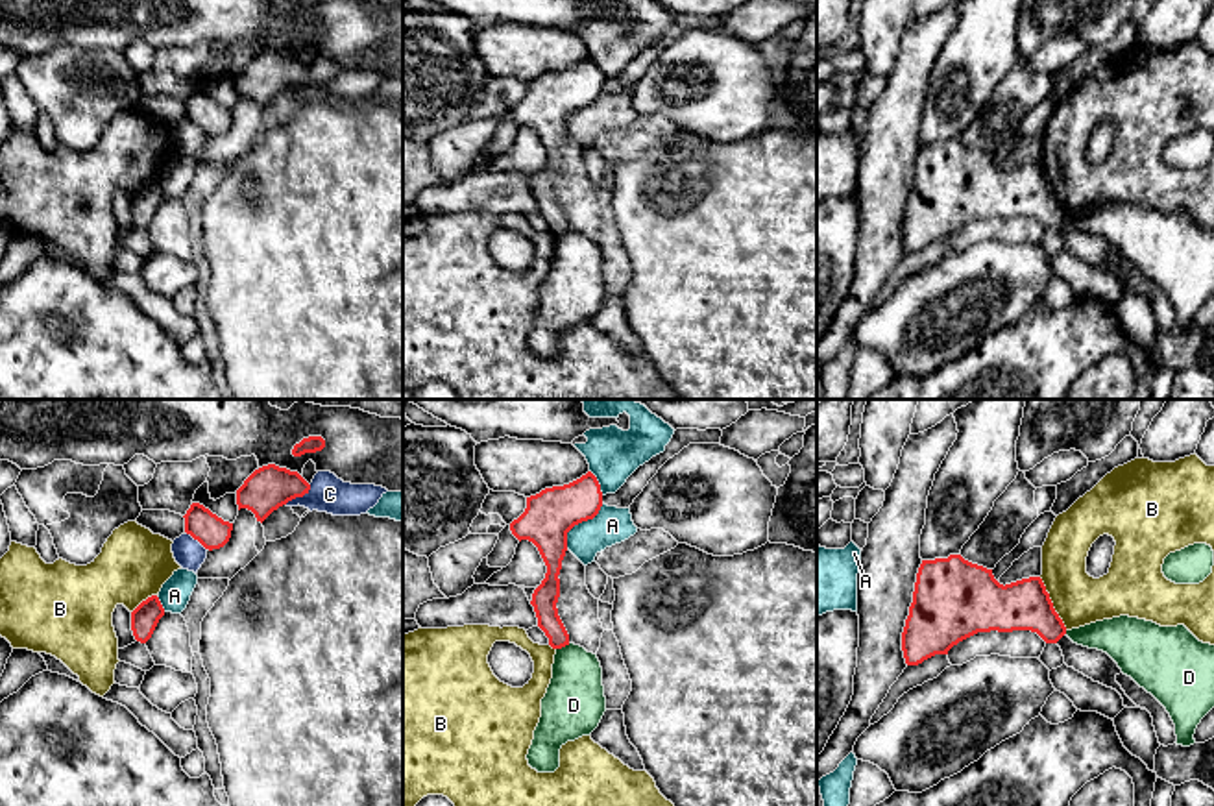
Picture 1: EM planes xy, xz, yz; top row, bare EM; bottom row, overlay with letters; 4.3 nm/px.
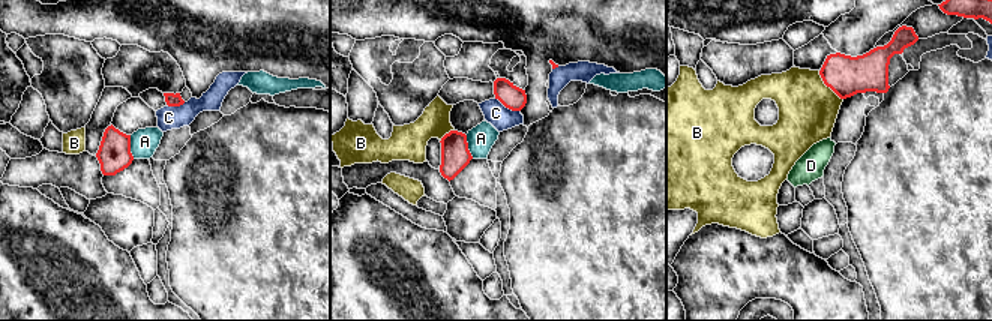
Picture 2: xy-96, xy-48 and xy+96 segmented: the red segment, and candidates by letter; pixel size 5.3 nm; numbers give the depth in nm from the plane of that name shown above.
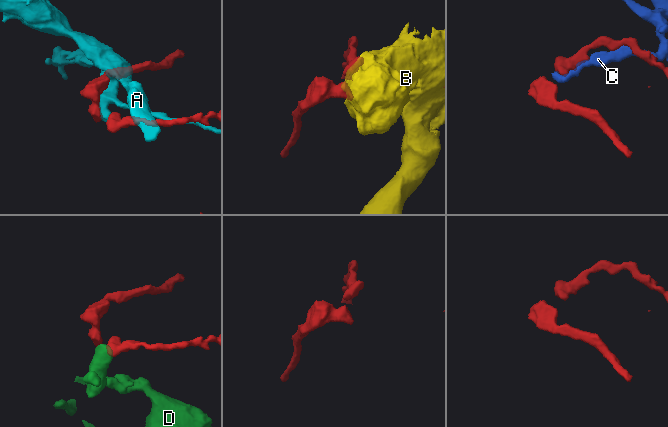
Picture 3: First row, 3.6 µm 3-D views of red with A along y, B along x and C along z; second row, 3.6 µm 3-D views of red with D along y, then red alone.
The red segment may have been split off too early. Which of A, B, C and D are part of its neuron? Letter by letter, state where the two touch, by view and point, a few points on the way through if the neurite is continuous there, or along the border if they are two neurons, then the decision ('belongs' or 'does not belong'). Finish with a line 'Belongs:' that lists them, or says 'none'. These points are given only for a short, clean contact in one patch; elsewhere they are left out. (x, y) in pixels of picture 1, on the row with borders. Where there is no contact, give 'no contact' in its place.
A: meets red in xz at (579, 522); does not belong
B: meets red in yz at (1052, 603); does not belong
C: meets red in xy at (298, 496); does not belong
D: meets red in xz at (562, 646); border along xz (570, 644), (557, 649); does not belong
Belongs: none

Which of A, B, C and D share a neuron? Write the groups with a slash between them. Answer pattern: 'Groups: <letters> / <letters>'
Groups: A / B / C / D

